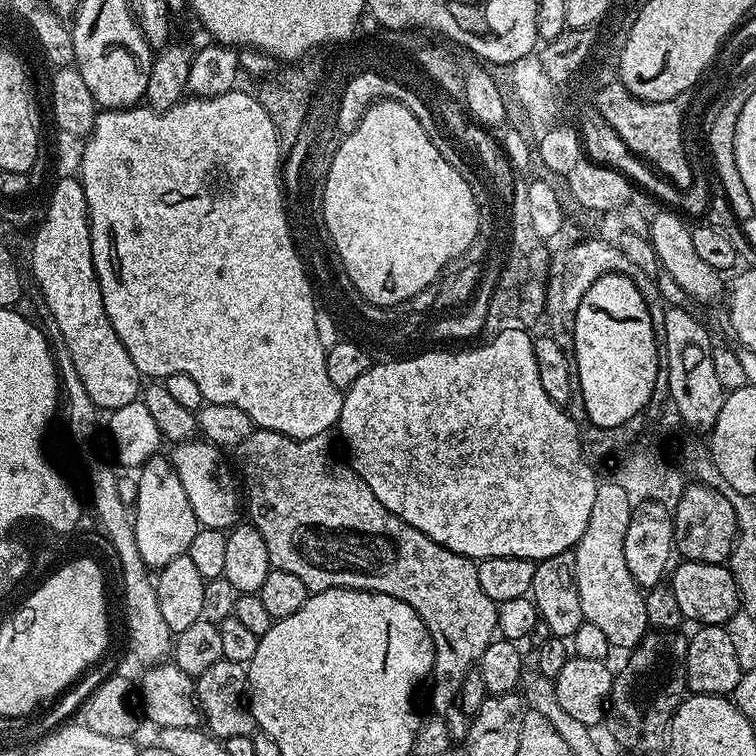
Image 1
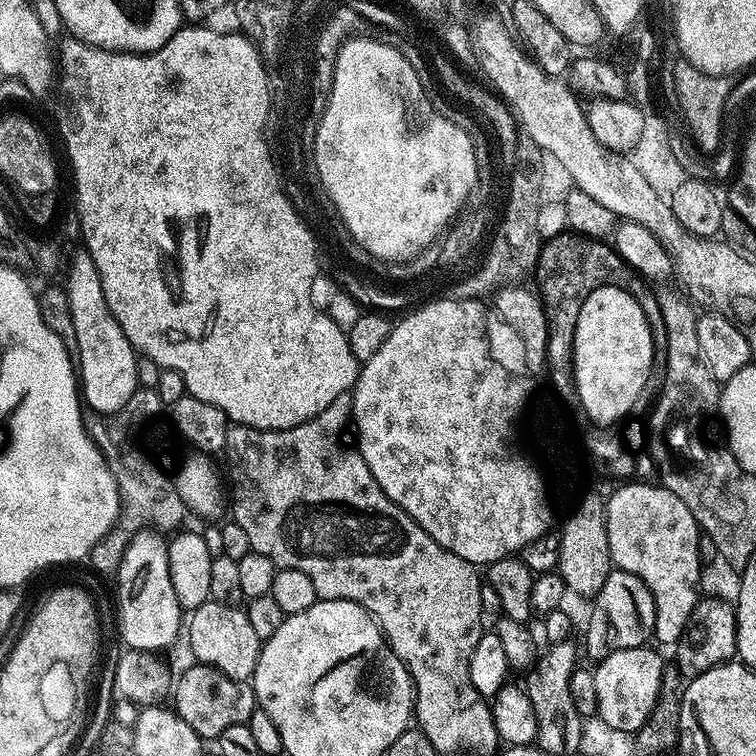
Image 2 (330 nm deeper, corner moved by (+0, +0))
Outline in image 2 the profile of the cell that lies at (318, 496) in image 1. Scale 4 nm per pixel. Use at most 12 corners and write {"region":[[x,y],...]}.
{"region":[[229,427],[231,519],[369,612],[437,754],[492,752],[481,573],[343,444]]}

